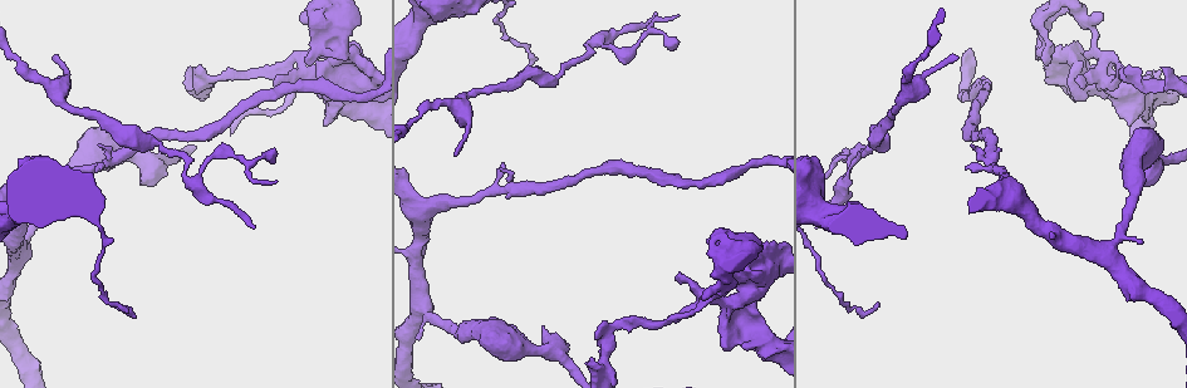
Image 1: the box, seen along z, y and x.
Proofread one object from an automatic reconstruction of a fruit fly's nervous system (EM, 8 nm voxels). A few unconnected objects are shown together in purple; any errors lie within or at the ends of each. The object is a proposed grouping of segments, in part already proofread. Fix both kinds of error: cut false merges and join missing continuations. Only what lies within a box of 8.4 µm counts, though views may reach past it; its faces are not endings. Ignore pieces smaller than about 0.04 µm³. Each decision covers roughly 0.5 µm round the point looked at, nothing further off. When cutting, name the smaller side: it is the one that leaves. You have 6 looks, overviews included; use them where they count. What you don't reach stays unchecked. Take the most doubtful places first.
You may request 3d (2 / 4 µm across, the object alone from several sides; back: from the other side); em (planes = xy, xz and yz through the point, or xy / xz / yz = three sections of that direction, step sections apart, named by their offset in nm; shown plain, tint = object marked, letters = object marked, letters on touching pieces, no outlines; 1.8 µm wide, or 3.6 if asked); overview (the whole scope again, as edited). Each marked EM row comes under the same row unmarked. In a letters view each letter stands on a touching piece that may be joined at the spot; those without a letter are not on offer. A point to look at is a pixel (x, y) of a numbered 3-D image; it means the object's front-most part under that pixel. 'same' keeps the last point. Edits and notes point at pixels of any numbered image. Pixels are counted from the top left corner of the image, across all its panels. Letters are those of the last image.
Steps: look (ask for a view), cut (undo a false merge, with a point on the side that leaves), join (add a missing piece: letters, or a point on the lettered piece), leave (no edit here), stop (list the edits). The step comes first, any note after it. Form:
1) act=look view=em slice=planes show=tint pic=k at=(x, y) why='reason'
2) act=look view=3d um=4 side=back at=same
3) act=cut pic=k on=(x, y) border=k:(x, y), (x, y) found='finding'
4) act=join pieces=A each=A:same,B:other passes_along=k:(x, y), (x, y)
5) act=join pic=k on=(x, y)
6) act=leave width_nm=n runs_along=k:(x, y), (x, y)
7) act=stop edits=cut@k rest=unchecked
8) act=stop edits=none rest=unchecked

act=look view=em slice=planes show=tint pic=1 at=(344, 33)

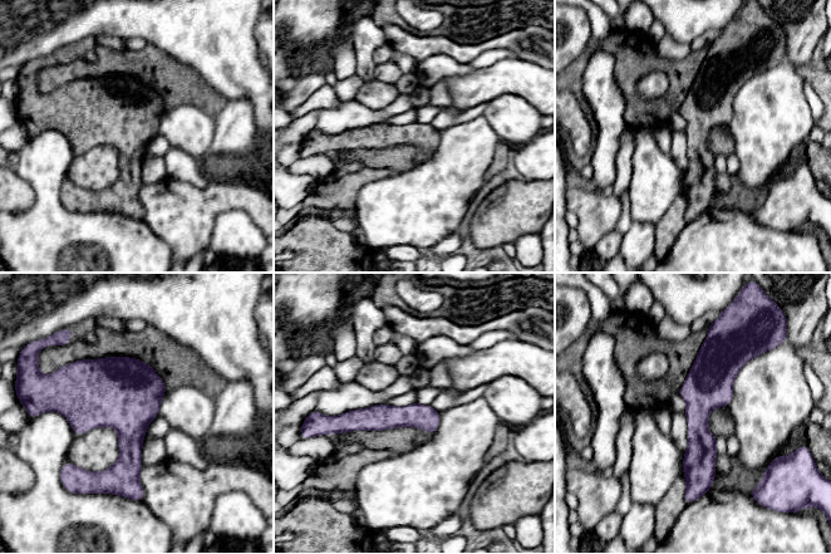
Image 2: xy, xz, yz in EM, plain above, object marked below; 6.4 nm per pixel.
act=look view=em slice=planes show=letters at=same

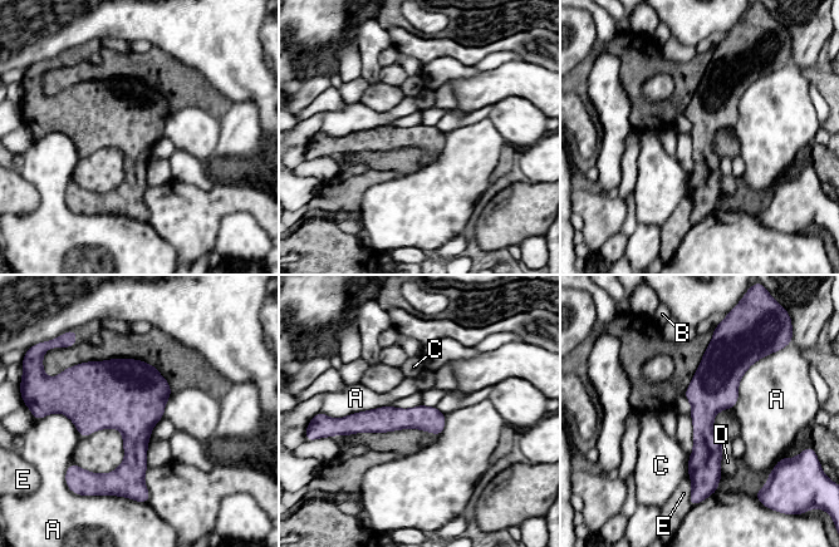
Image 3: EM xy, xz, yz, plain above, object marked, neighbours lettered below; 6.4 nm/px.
act=leave each=A:other,B:other,C:other,D:other,E:other runs_along=3:(715, 341), (695, 491) found='all the same cell'

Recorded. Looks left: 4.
act=look view=3d um=4 pic=1 at=(155, 142) why='sudden change in width'

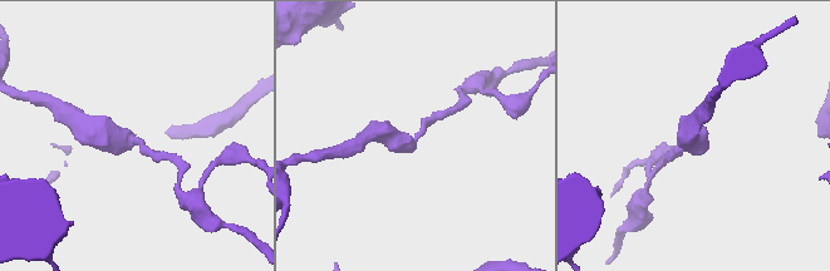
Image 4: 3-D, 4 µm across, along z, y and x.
act=look view=em slice=planes show=tint pic=4 at=(139, 143) why='need the tissue'

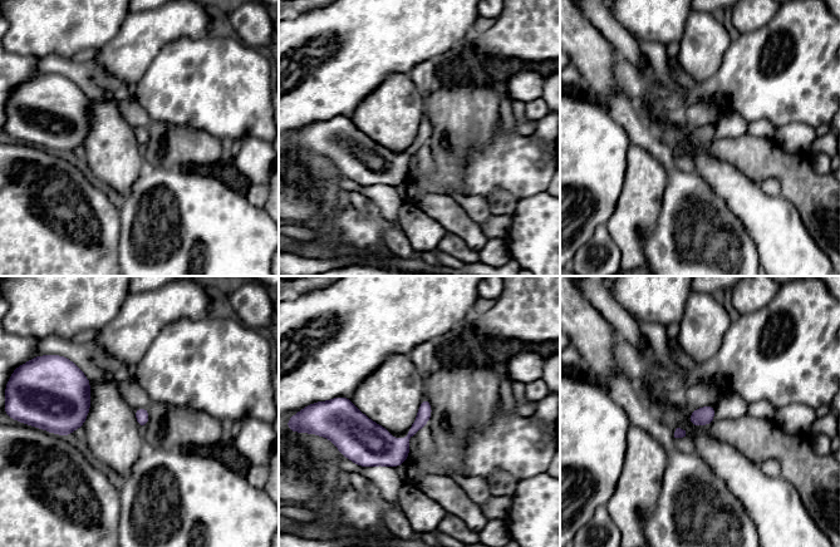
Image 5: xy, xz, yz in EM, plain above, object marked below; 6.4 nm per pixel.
act=look view=em slice=planes show=letters at=same why='what lies round it'

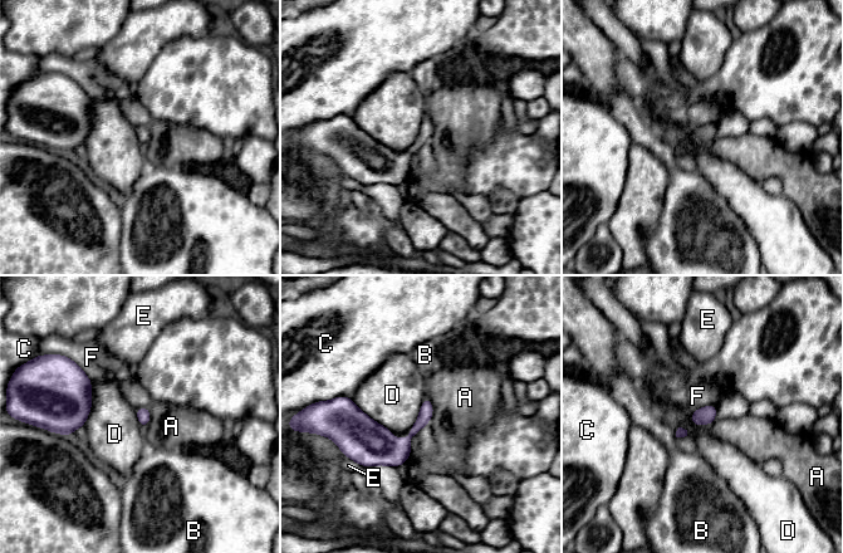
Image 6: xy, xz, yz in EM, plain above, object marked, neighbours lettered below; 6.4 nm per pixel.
act=leave longest_contact=D:300nm each=A:other,B:other,C:other,D:other,E:other,F:other border=6:(91, 380), (91, 411), (83, 426) found='continuous, no second cell'

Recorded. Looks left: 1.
act=stop edits=none rest=unchecked

